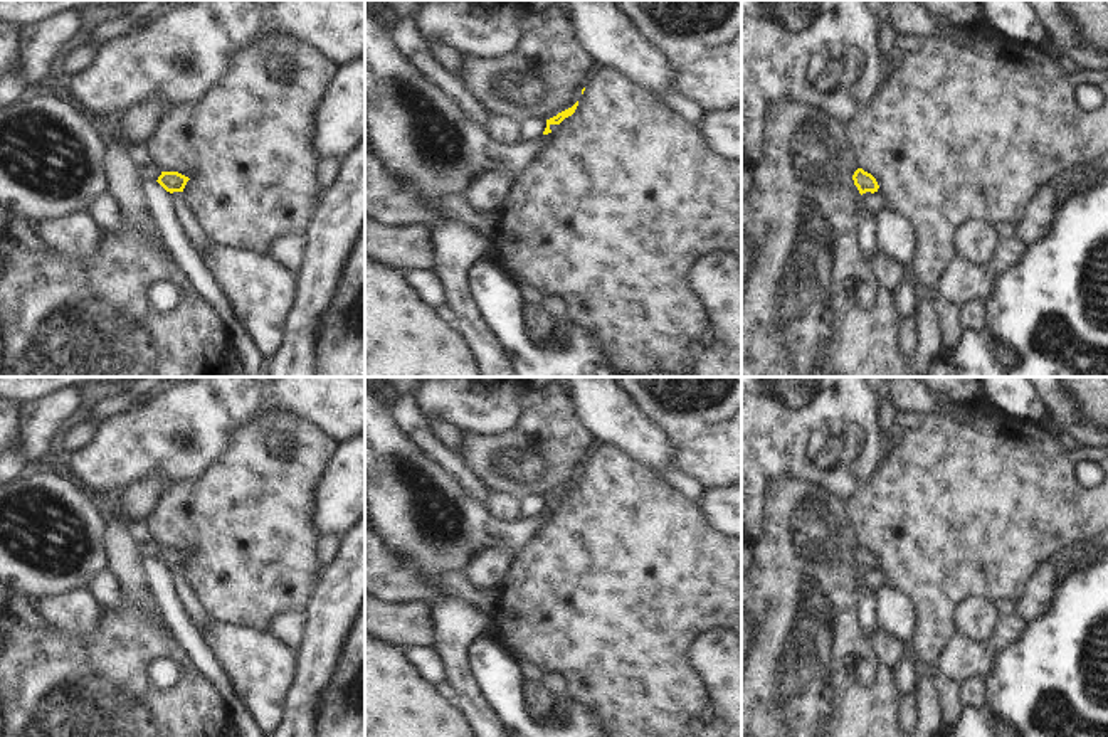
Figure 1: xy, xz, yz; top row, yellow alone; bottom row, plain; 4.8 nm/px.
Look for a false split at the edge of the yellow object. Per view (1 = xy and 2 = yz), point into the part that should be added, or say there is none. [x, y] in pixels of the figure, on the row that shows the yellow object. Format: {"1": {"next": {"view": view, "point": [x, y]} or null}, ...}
{"1": {"next": null}, "2": {"next": null}}

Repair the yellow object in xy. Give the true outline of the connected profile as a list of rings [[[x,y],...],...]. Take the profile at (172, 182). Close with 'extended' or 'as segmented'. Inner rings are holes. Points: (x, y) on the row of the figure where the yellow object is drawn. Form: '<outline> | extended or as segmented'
[[[161,172],[161,175],[158,177],[158,183],[170,194],[173,192],[183,192],[187,182],[190,178],[178,173],[178,172]]] | as segmented

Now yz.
[[[857,168],[854,172],[852,180],[861,195],[866,192],[874,194],[879,188],[876,178],[871,173],[864,172],[863,168]]] | as segmented

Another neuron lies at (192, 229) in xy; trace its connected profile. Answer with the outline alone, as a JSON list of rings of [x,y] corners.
[[[173,192],[171,197],[171,205],[175,210],[175,217],[188,239],[188,242],[203,256],[207,254],[215,244],[210,241],[207,232],[202,229],[200,222],[190,210],[190,207],[185,202],[185,197],[182,192]]]

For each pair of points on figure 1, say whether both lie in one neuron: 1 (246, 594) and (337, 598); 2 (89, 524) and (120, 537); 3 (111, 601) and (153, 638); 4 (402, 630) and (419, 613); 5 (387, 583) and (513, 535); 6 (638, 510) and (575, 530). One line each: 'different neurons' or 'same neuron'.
1: different neurons
2: different neurons
3: different neurons
4: same neuron
5: different neurons
6: same neuron

